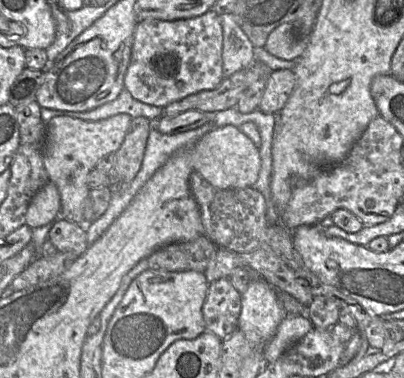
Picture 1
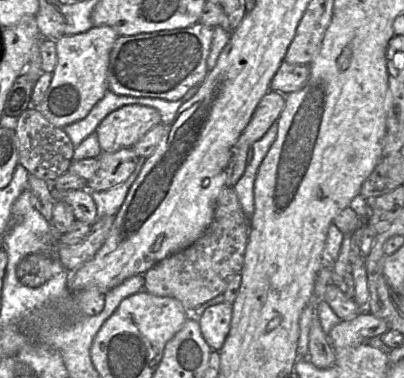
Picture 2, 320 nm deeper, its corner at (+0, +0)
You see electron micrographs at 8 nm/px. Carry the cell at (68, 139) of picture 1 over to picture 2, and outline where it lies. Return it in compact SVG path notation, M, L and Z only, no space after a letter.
M129 104L108 114L98 125L95 134L103 152L116 152L133 147L153 127L161 123L155 108Z

